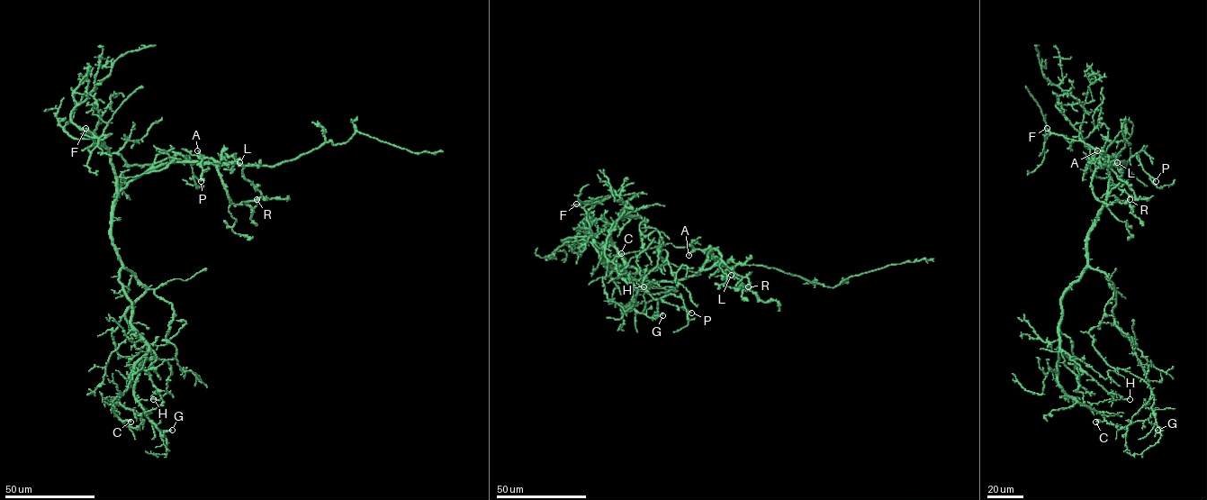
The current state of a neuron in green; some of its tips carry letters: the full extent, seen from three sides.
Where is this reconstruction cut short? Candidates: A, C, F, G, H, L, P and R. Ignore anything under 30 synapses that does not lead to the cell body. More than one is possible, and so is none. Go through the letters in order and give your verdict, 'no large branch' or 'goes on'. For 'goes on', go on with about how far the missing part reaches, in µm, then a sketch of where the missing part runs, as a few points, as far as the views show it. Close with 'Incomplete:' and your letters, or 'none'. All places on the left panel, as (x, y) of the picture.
A: no large branch
C: no large branch
F: goes on; about 30 µm are missing
G: no large branch
H: no large branch
L: no large branch
P: no large branch
R: no large branch
Incomplete: F

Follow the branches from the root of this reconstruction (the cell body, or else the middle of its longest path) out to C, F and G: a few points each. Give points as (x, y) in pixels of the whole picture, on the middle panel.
C: (606, 262), (602, 244), (613, 243), (613, 224), (639, 216), (621, 214), (611, 226), (605, 257), (621, 253)
F: (606, 262), (607, 267), (601, 262), (586, 211), (576, 204)
G: (606, 262), (602, 244), (611, 244), (637, 270), (616, 270), (637, 291), (626, 311), (662, 315)

